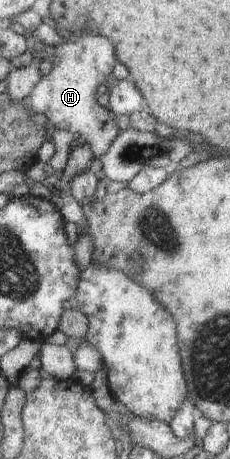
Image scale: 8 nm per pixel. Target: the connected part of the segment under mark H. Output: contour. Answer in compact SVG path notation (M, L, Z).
M90 29L83 34L73 35L75 41L67 40L56 47L60 61L53 62L50 73L34 87L29 106L32 112L41 113L55 127L74 133L101 159L117 139L119 127L118 115L110 107L106 109L104 105L99 105L97 87L109 81L119 59L113 43Z

